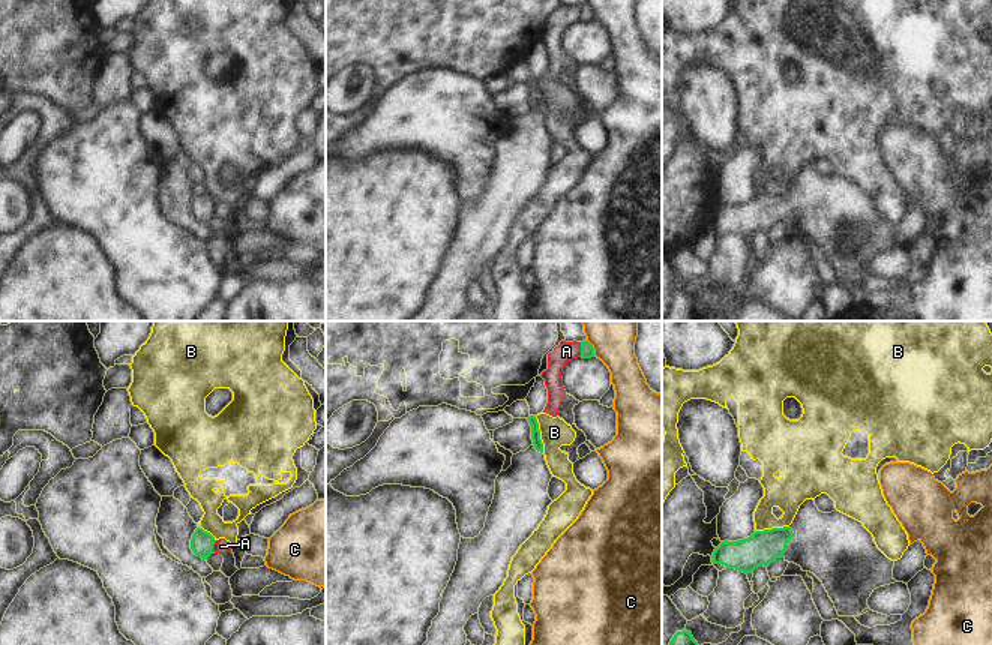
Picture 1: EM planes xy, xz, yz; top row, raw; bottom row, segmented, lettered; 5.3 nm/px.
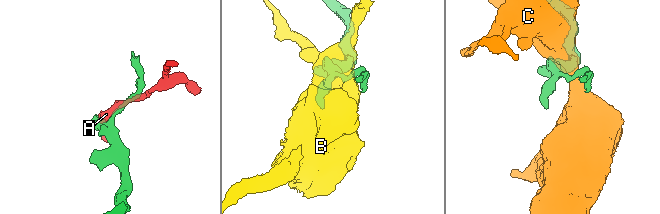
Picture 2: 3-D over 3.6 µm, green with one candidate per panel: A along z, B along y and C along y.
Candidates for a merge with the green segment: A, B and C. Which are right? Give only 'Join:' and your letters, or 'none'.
Join: none

